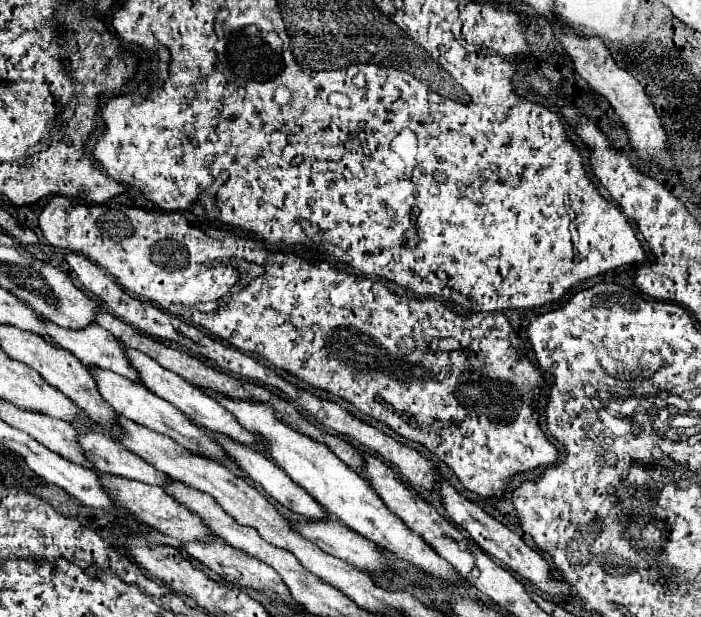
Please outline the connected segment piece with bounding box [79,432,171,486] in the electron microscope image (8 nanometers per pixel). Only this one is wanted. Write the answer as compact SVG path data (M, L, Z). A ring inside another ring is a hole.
M99 432L79 434L79 444L81 448L85 448L87 460L99 472L115 474L153 486L165 486L171 480L163 472L157 472L157 468L153 468L149 462L141 460L135 452L129 452L121 442L111 436Z

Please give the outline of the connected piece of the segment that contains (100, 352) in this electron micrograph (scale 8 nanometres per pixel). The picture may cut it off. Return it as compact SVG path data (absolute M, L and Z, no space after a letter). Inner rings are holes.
M45 320L47 332L49 336L65 350L73 352L73 356L77 356L81 360L81 364L93 364L105 370L111 370L119 376L125 376L133 382L141 382L139 372L135 372L135 368L129 364L127 356L125 356L125 348L123 342L119 338L115 338L111 332L107 332L105 328L91 324L85 330L67 330L61 328L49 320Z

